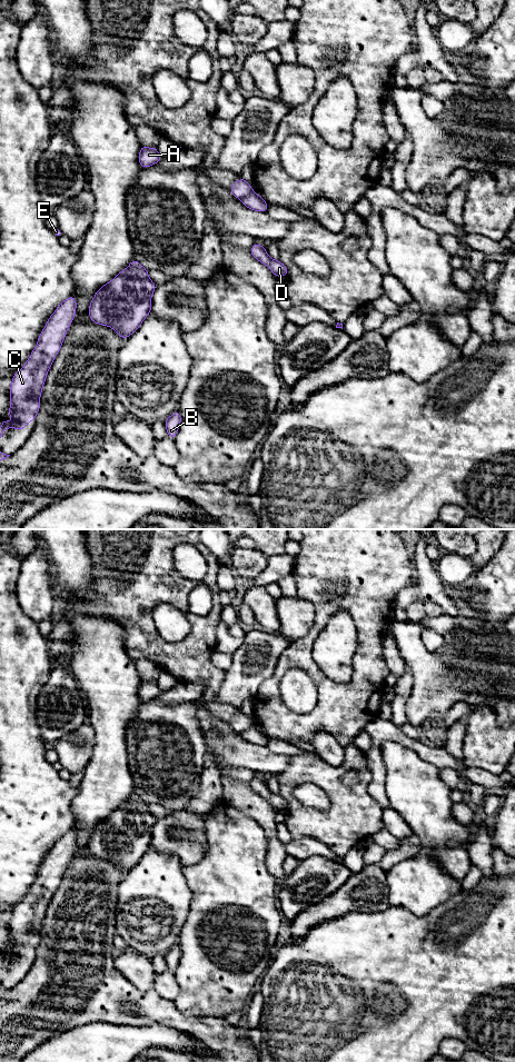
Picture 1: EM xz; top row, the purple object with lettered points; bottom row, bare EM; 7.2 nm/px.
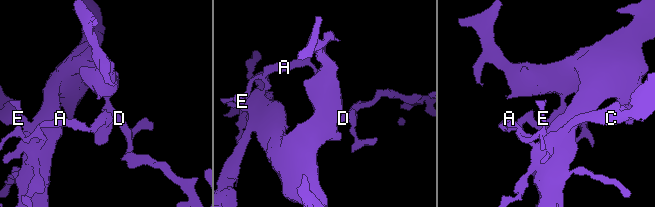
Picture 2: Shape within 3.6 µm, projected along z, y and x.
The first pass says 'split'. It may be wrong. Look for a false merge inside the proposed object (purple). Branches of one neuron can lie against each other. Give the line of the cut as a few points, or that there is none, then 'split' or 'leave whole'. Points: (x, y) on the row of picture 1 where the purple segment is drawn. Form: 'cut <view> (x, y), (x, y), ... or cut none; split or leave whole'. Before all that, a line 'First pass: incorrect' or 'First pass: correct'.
First pass: correct
cut xz (253, 191), (240, 199); split

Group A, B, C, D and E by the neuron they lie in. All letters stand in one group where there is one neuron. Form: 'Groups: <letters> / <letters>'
Groups: A C E / B D

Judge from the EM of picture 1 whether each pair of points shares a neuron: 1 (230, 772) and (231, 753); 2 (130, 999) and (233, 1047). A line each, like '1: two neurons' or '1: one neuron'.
1: two neurons
2: one neuron

